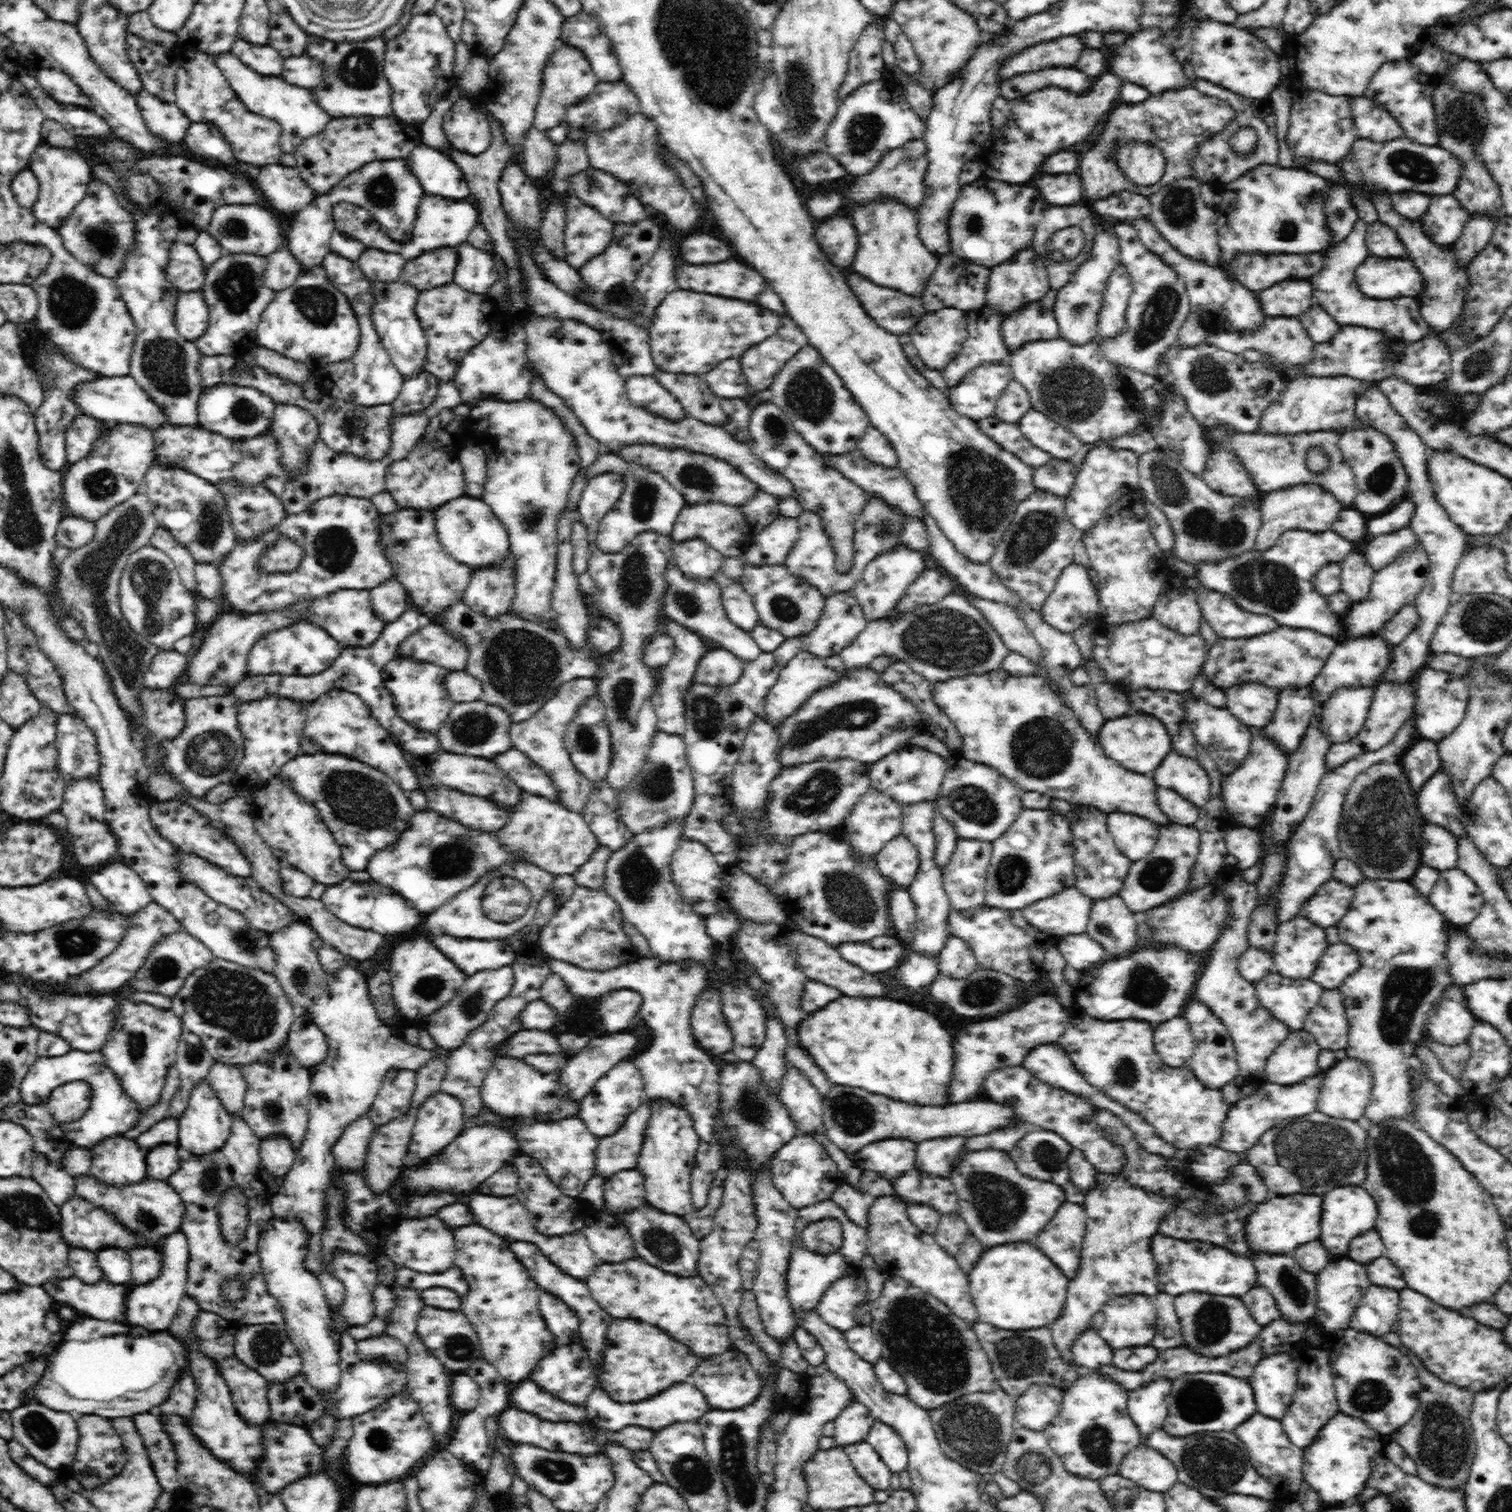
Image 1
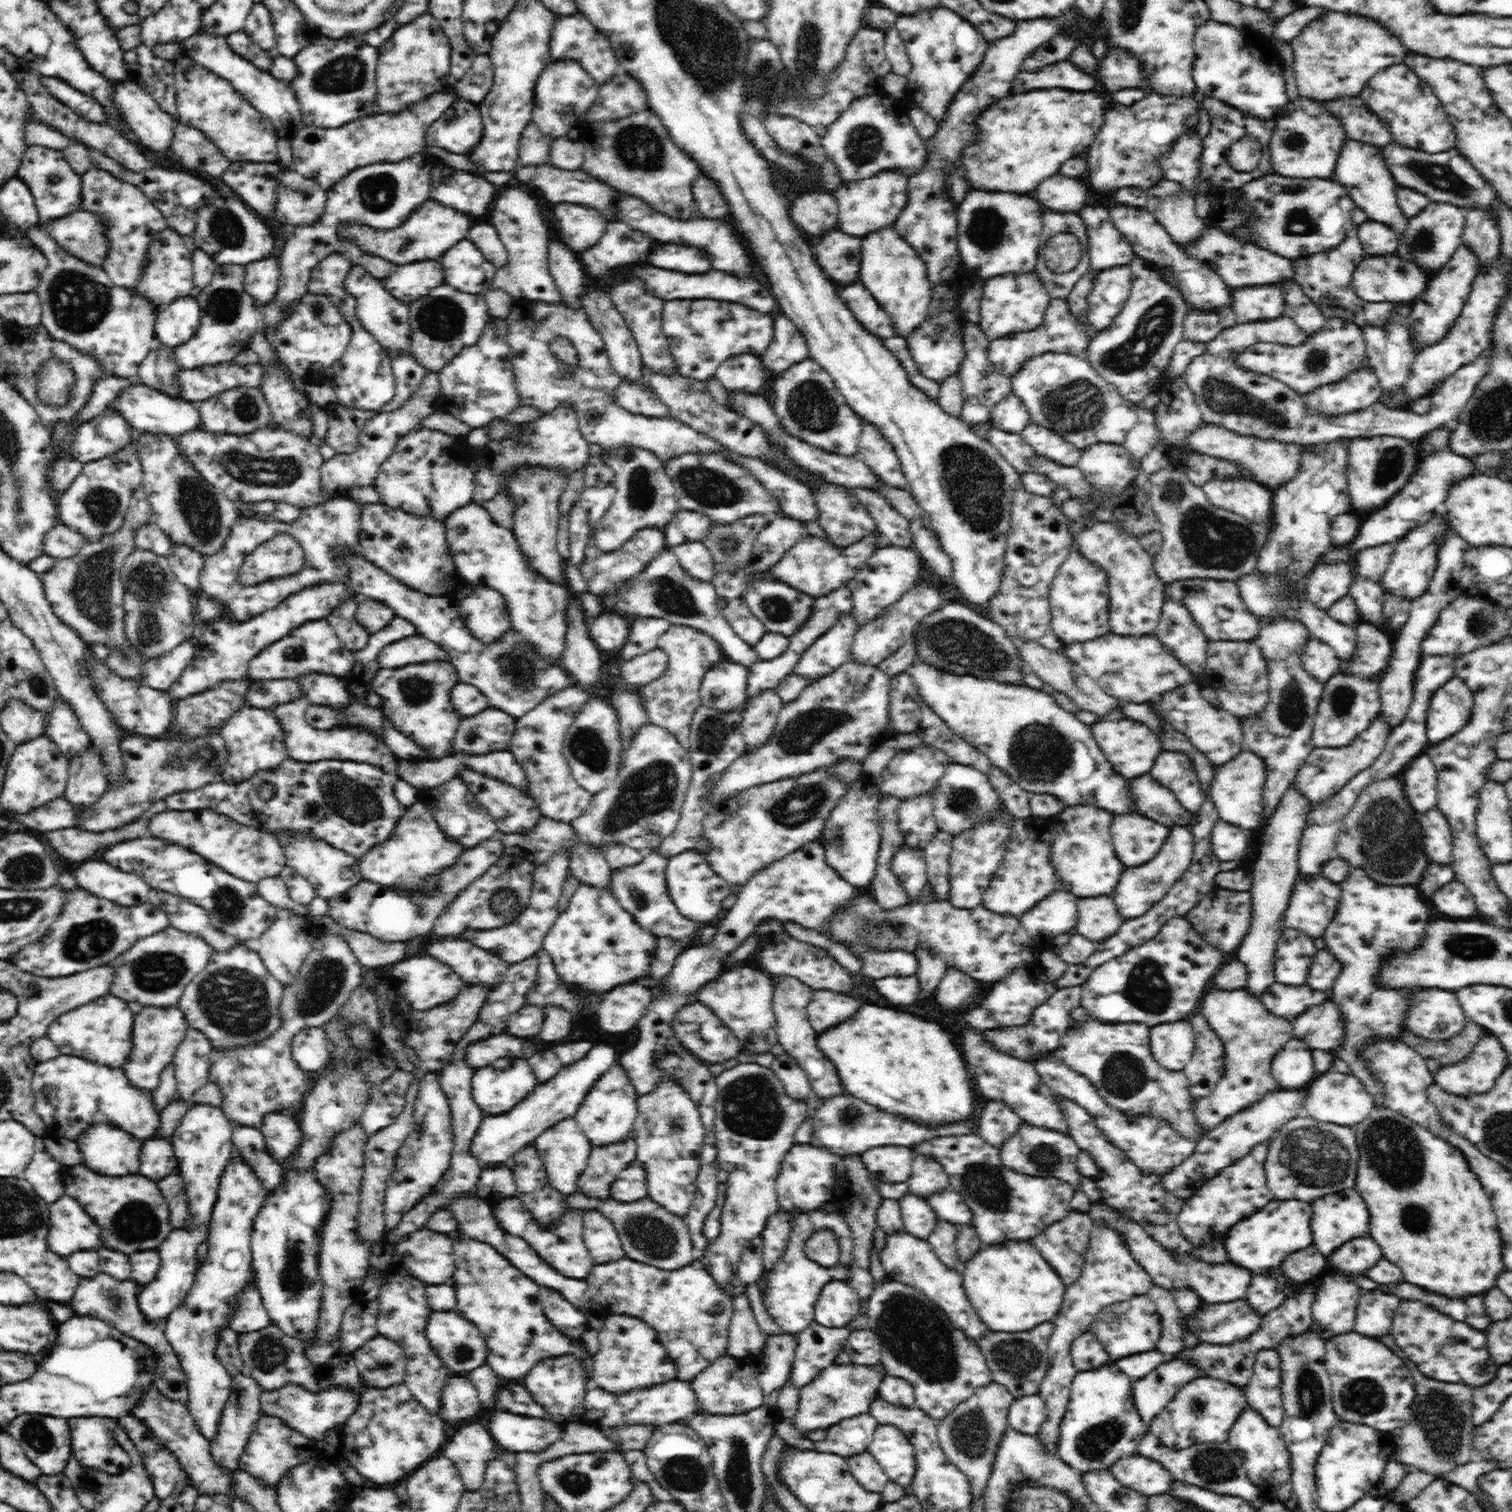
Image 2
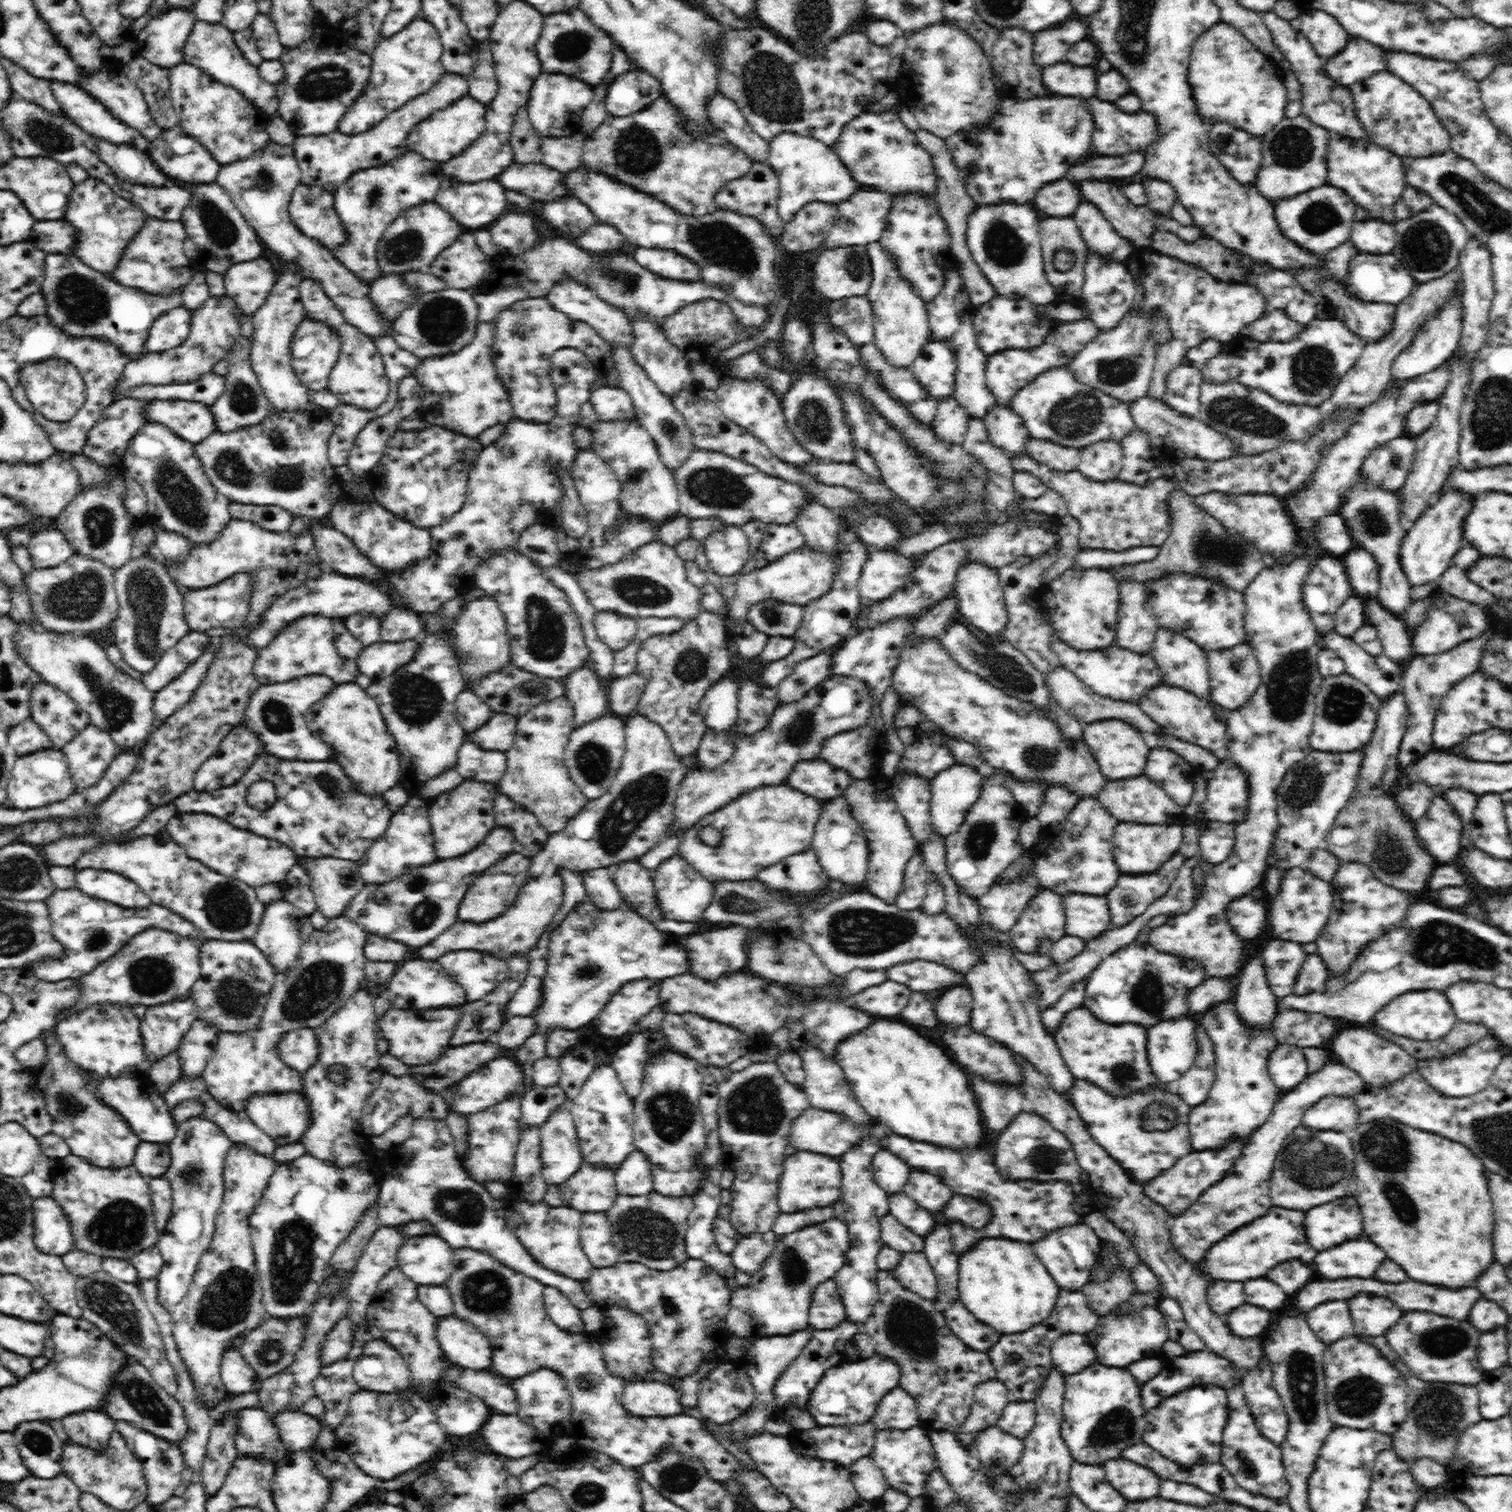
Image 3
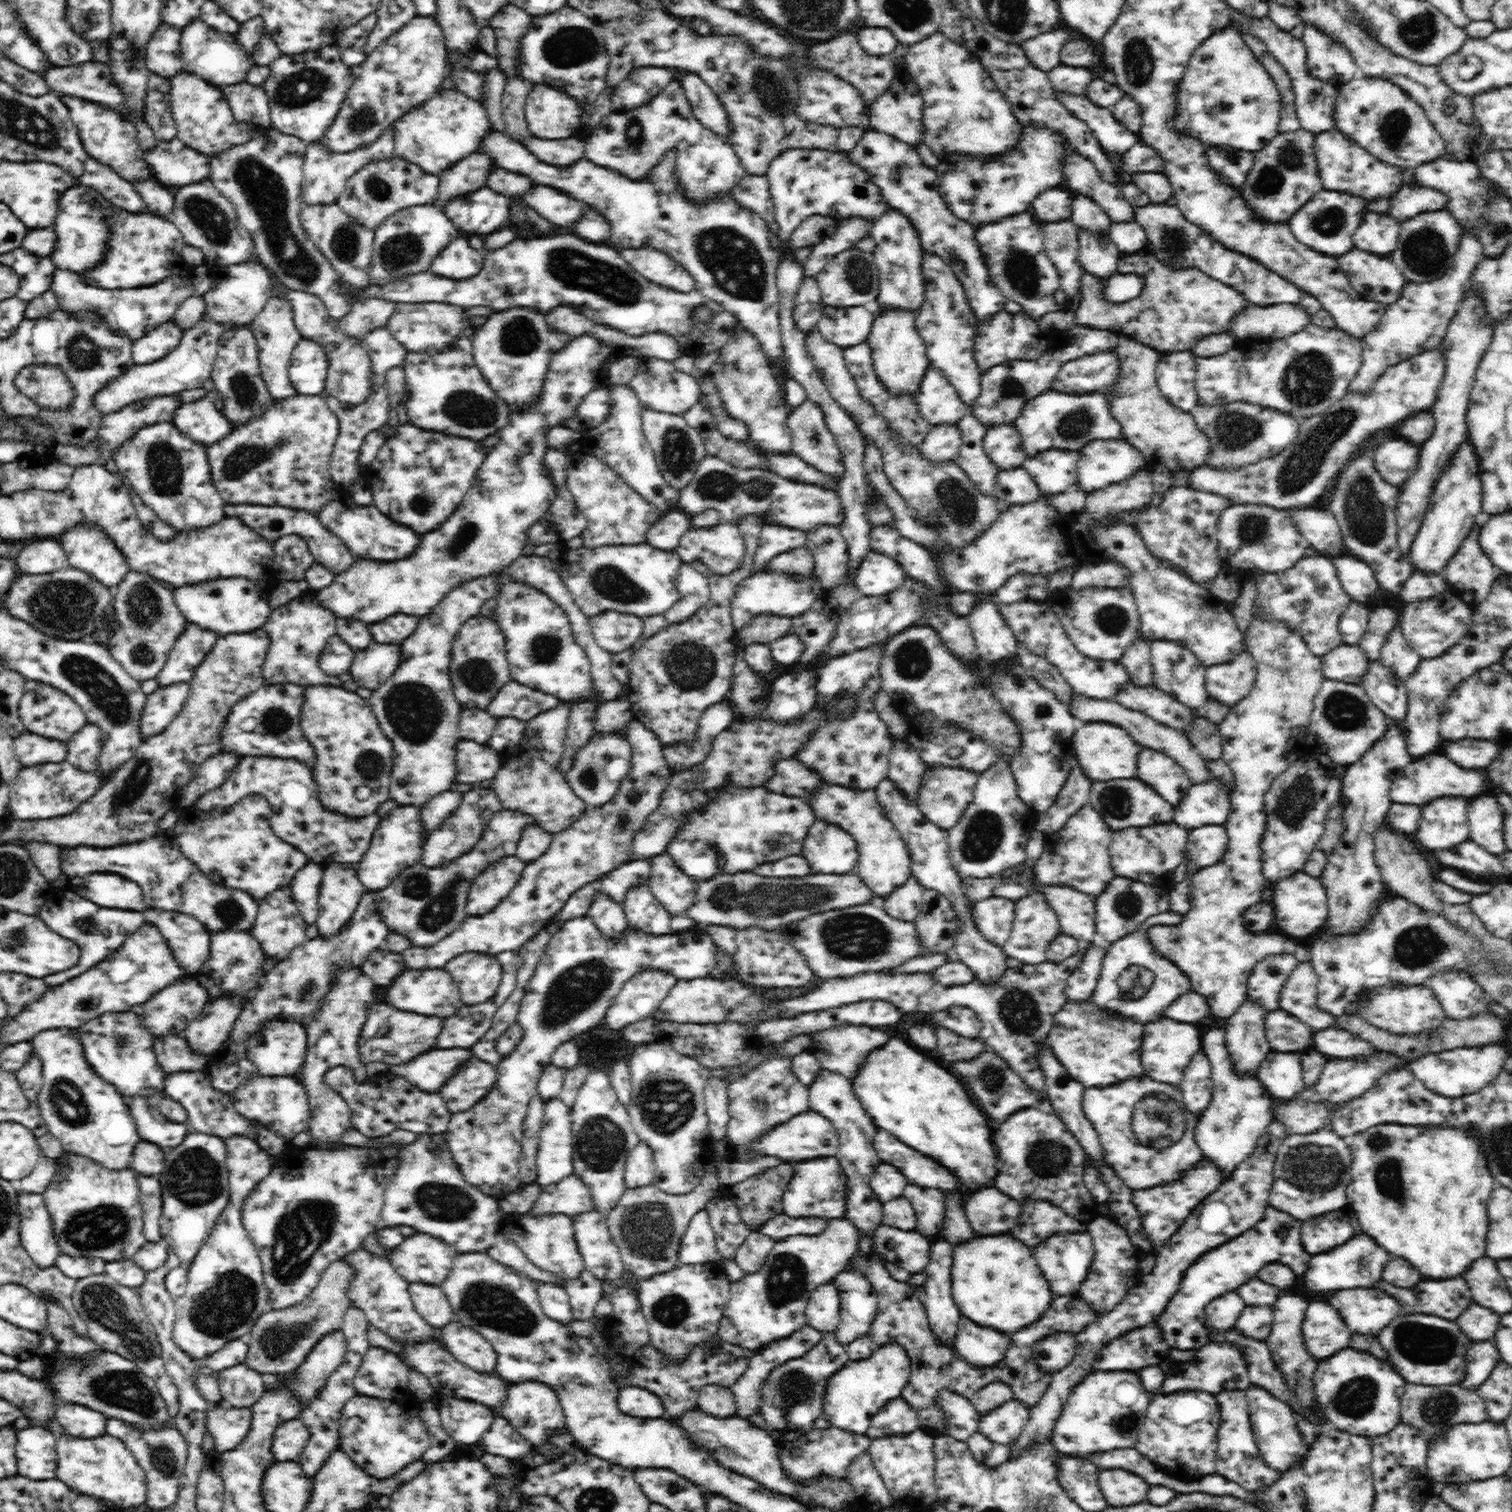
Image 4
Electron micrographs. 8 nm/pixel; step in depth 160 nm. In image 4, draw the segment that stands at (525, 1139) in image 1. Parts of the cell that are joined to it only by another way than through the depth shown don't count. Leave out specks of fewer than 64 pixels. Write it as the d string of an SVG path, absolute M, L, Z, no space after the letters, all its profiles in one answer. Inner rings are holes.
M560 1098L545 1101L543 1126L539 1131L539 1146L536 1154L536 1184L556 1184L573 1174L574 1142L572 1142L571 1108Z

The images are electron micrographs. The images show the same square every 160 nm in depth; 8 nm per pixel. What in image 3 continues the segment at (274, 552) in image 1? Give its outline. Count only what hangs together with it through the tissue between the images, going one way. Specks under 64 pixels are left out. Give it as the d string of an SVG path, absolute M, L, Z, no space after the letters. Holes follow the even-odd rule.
M240 573L219 582L207 589L194 589L183 597L184 618L192 631L205 632L210 628L239 630L247 628L245 617L249 613L250 603L254 603L252 579L248 574Z

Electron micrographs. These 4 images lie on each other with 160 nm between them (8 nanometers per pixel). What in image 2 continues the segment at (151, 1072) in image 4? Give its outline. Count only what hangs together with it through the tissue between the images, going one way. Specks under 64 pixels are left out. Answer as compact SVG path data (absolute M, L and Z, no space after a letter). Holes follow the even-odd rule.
M110 993L88 1004L61 1014L48 1027L47 1037L58 1047L60 1055L80 1057L97 1065L122 1068L132 1050L134 1015L127 1002Z

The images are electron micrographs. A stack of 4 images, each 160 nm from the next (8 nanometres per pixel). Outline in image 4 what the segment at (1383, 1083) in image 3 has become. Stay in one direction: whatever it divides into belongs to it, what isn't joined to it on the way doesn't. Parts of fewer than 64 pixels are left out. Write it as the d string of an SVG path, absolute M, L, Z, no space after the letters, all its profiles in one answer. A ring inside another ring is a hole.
M1328 1027L1326 1030L1316 1031L1316 1040L1312 1049L1336 1056L1336 1058L1358 1058L1358 1056L1374 1056L1375 1047L1370 1046L1364 1039L1354 1036L1341 1028Z

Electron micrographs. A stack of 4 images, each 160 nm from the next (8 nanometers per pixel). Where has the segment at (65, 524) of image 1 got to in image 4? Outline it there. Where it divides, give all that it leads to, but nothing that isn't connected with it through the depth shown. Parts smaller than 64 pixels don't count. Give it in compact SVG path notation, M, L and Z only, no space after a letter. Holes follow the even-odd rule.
M46 539L34 544L22 544L20 554L15 559L18 574L52 574L61 567L68 566L67 554L58 540Z

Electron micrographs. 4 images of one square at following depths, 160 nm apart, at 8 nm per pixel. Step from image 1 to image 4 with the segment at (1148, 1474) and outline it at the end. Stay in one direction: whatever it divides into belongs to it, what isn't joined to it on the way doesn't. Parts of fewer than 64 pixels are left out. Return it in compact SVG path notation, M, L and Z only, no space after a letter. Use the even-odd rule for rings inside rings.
M1101 1470L1099 1487L1110 1508L1132 1506L1146 1500L1151 1486L1140 1475L1126 1470Z

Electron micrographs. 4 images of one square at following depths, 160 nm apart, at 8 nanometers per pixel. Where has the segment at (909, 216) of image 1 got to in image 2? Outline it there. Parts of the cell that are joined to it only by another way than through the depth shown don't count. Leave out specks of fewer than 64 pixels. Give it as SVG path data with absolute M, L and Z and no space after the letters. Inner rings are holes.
M892 227L881 231L869 232L861 239L860 282L872 293L872 297L886 311L896 332L892 337L907 340L930 317L936 314L930 310L933 302L931 281L927 275L927 266L916 251Z

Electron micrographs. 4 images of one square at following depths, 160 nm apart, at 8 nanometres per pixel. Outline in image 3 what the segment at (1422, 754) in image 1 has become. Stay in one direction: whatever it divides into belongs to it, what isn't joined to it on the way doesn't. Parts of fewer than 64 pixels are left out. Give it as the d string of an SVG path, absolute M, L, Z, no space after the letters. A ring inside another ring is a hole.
M1414 783L1406 789L1398 789L1396 793L1399 809L1414 823L1426 814L1430 800L1436 795L1426 783Z

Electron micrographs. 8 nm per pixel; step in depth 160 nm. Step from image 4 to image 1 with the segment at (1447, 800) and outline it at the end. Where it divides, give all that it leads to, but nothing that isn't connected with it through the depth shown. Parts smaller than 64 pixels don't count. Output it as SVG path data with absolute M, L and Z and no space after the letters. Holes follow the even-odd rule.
M1425 822L1422 826L1422 864L1435 870L1457 869L1457 838L1451 831Z

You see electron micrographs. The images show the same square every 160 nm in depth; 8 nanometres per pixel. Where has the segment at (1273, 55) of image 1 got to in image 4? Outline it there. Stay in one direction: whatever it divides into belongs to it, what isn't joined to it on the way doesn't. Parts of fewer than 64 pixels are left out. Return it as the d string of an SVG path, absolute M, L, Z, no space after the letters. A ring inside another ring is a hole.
M1230 26L1211 34L1192 53L1186 72L1179 82L1178 115L1171 127L1184 135L1192 135L1209 148L1257 153L1277 134L1280 122L1280 93L1271 74L1256 58L1240 33Z

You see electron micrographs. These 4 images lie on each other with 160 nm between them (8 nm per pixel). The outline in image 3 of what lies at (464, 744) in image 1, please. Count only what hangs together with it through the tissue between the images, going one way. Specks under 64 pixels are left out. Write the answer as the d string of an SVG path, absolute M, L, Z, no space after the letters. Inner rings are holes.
M495 713L476 732L466 734L466 740L475 742L484 750L505 753L515 741L517 718L506 713Z

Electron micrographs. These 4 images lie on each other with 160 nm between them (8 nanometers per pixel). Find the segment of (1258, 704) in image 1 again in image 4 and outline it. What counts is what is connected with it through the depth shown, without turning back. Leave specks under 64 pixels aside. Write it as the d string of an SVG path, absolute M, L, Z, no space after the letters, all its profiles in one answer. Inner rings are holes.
M1245 650L1228 663L1208 666L1206 672L1205 687L1211 700L1233 707L1252 690L1257 664L1252 653Z

